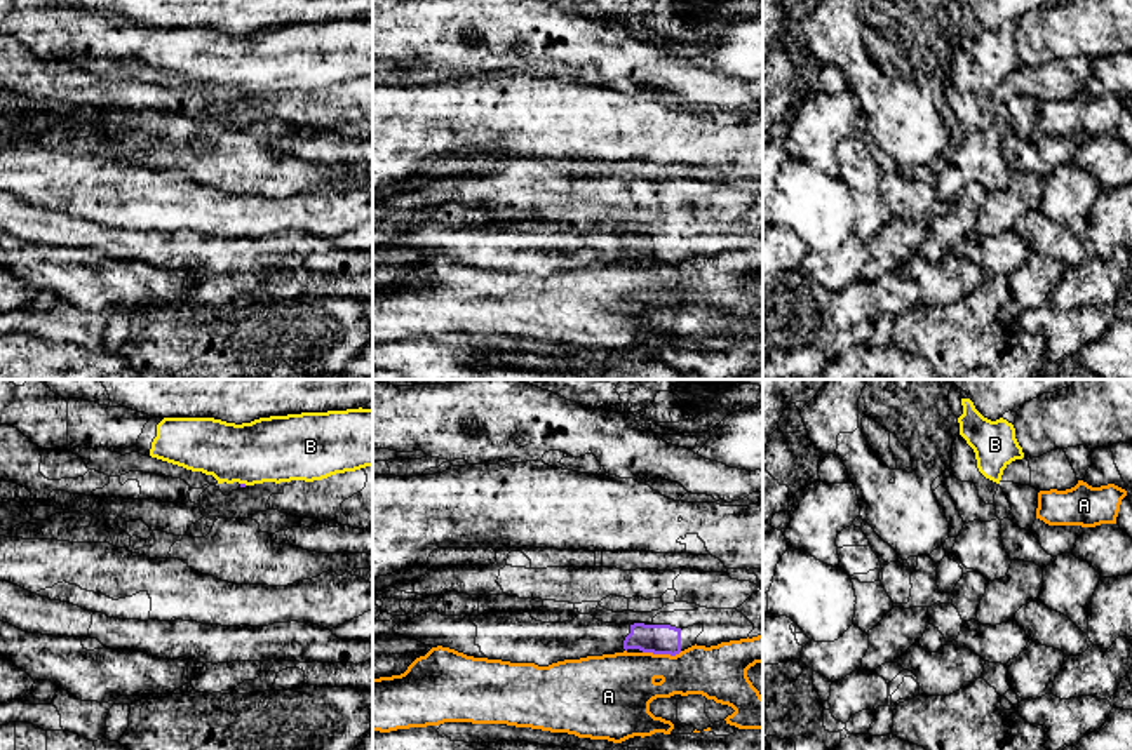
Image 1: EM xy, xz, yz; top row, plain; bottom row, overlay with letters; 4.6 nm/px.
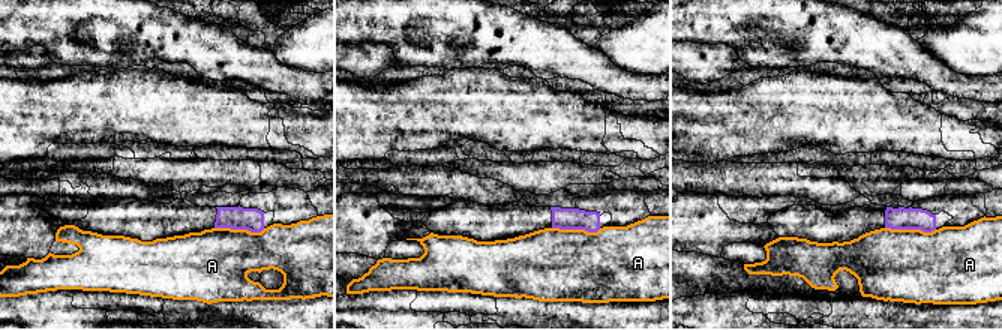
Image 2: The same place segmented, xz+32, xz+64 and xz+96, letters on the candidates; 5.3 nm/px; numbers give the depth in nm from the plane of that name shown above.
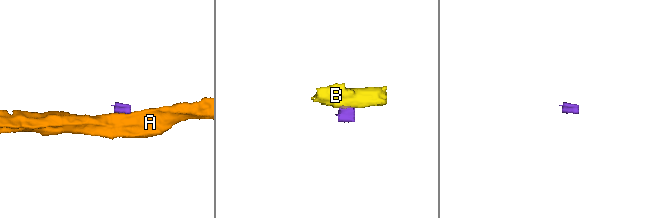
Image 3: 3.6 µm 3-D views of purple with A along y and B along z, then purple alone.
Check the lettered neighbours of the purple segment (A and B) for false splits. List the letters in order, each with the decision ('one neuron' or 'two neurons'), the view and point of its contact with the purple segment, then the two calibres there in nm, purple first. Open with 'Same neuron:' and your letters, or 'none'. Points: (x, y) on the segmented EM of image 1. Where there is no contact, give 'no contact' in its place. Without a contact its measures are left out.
Same neuron: none
A: two neurons; contact xz (662, 653); calibres 140 and 320 nm
B: two neurons; contact xy (244, 484); calibres 20 and 300 nm

